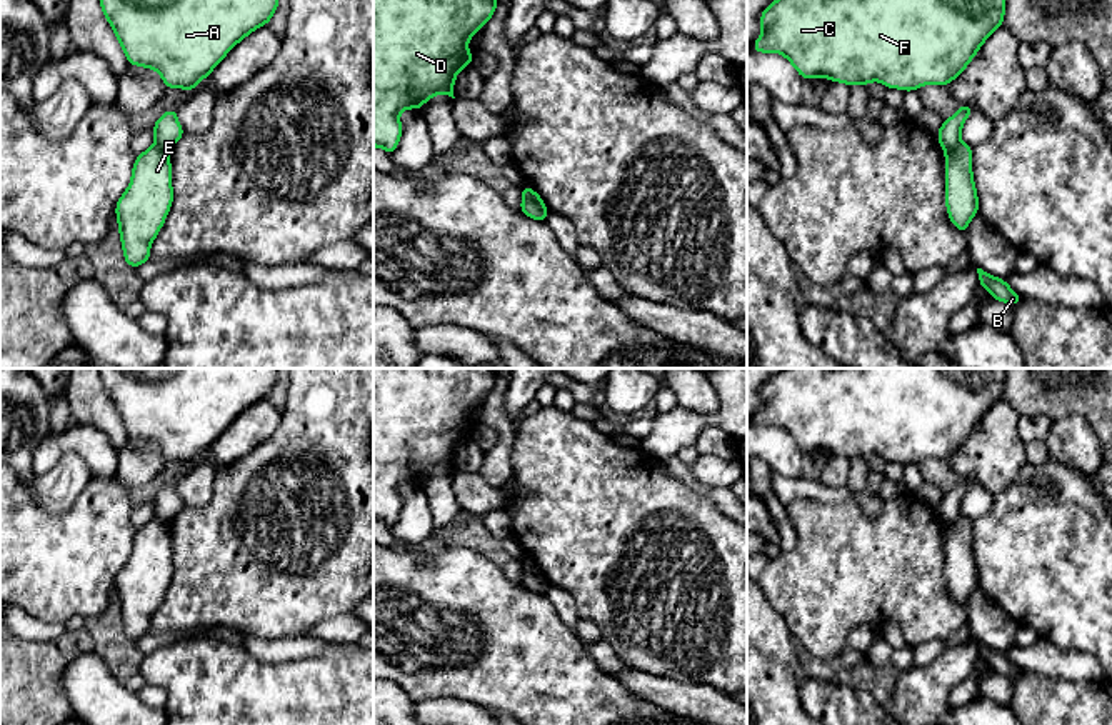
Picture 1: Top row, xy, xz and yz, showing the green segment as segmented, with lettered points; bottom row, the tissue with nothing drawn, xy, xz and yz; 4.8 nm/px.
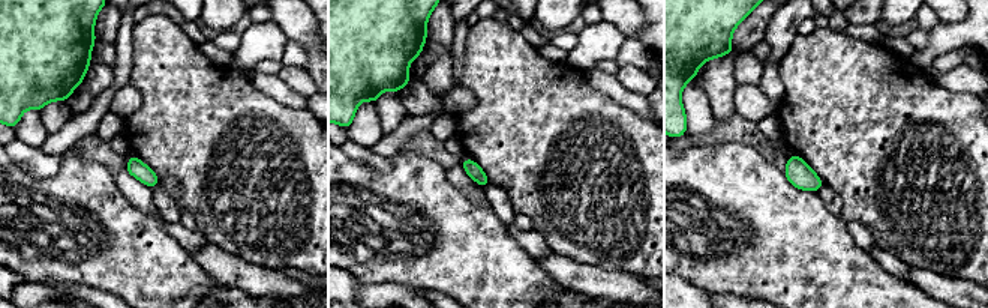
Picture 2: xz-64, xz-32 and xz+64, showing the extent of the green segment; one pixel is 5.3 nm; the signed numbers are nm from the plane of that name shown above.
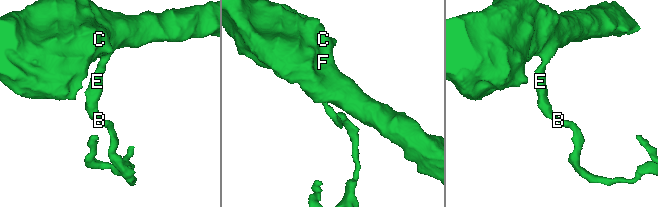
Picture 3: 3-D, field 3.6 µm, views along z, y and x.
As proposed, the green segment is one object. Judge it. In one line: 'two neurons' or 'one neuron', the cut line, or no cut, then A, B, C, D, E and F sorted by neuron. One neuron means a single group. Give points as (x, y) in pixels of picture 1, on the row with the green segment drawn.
two neurons; cut xy (155, 144), (169, 149); groups A C D F / B E

